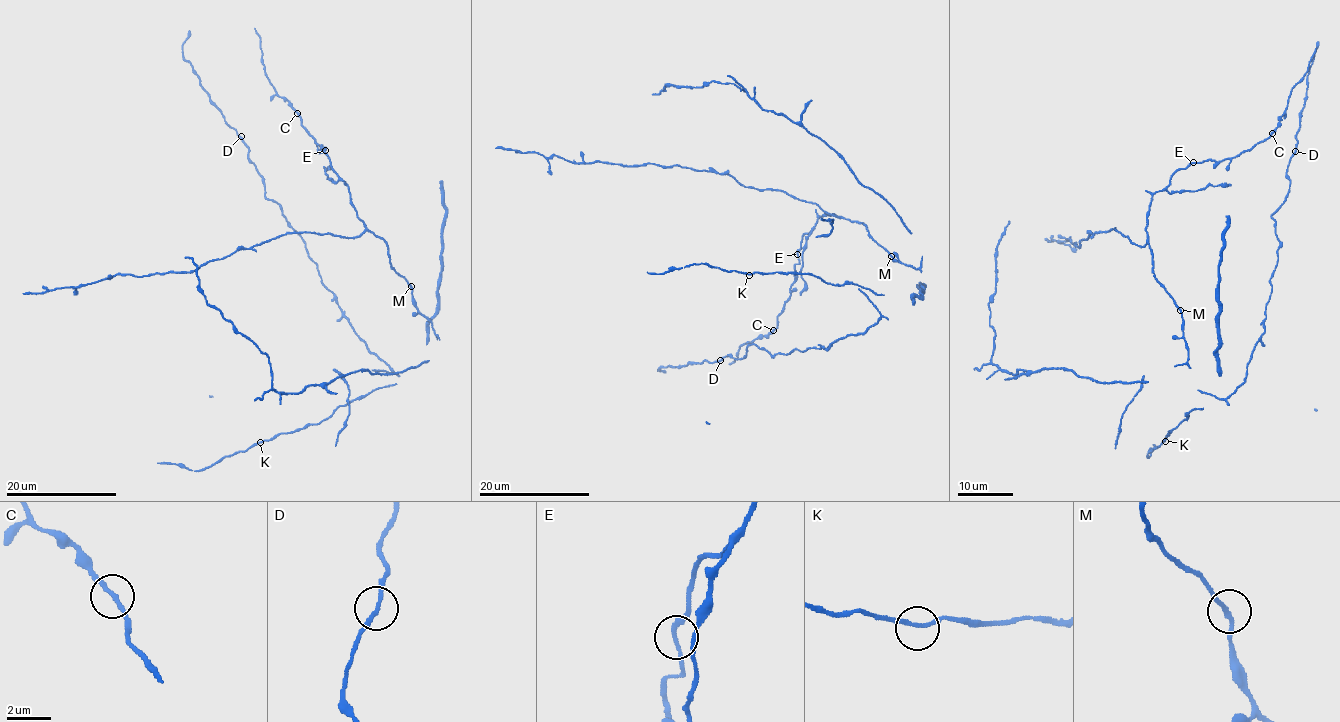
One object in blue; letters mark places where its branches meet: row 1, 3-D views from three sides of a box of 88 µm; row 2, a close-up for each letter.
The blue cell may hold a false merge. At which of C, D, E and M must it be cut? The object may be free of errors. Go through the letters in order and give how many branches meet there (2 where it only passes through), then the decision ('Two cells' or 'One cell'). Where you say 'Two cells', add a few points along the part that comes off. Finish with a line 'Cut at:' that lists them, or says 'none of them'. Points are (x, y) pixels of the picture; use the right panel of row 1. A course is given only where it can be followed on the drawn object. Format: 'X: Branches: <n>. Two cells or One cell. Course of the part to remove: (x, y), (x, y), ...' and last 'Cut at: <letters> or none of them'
C: Branches: 2. One cell
D: Branches: 2. One cell
E: Branches: 2. One cell
M: Branches: 2. One cell
Cut at: none of them

